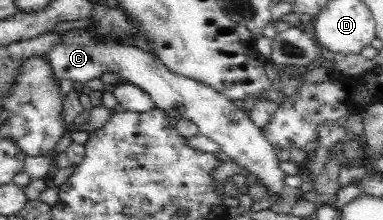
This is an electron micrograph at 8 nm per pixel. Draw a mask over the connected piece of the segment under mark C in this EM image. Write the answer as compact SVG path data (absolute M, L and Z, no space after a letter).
M83 30L64 32L62 40L51 48L47 60L51 64L51 72L57 84L63 80L87 84L105 71L116 71L125 83L136 85L149 94L156 109L167 113L168 117L193 121L198 131L219 145L223 153L227 153L241 167L245 167L248 173L258 177L256 183L262 183L268 189L268 195L279 197L280 193L284 196L287 190L283 183L285 174L279 169L280 161L275 157L275 150L261 128L251 121L250 115L243 108L239 109L235 102L231 102L226 95L215 91L209 85L192 77L173 73L161 60L137 46L99 40Z

